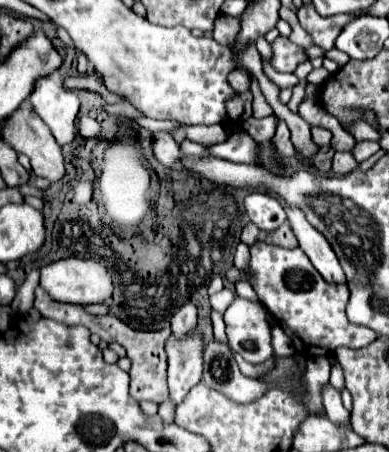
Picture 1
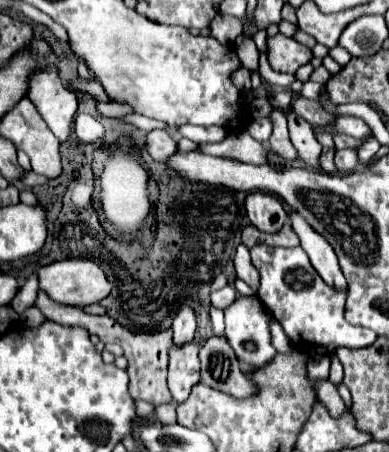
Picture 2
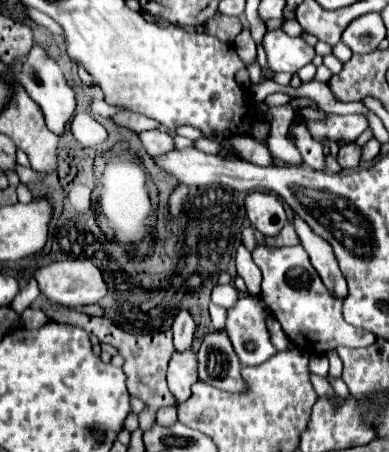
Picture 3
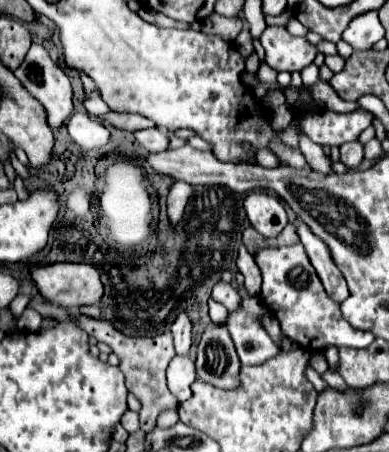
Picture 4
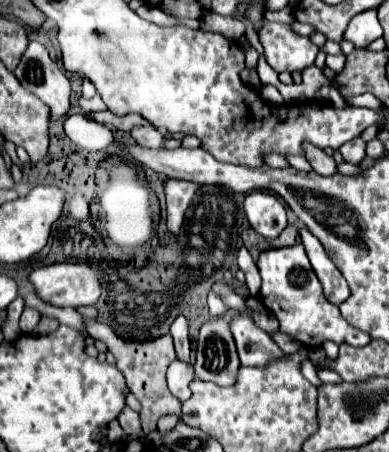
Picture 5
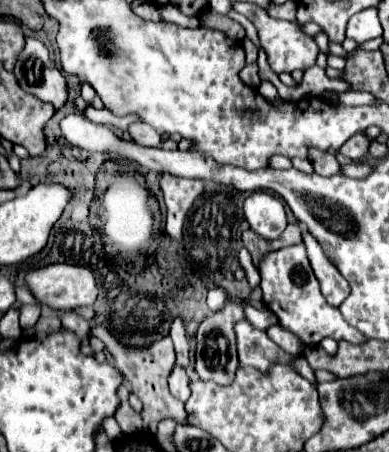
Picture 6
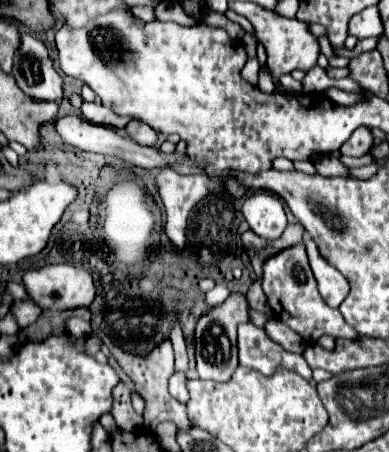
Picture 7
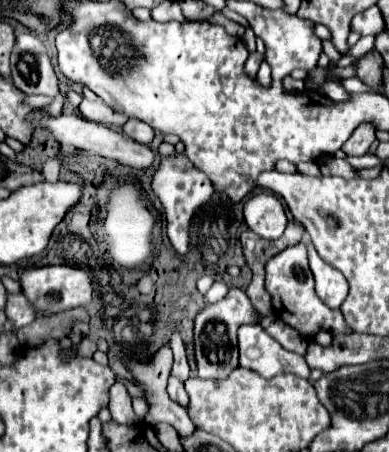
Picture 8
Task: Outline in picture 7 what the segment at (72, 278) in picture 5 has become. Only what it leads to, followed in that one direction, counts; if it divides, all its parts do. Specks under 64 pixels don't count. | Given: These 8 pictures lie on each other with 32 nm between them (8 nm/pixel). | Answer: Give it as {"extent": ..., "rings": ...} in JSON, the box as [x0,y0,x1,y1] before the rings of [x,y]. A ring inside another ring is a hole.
{"extent":[22,264,96,312],"rings":[[[54,264],[54,266],[44,266],[38,270],[28,270],[22,276],[22,284],[24,284],[30,300],[36,306],[40,306],[42,310],[50,310],[50,312],[90,306],[90,302],[94,300],[94,294],[96,294],[90,272],[86,272],[84,268],[70,266],[70,264]]]}

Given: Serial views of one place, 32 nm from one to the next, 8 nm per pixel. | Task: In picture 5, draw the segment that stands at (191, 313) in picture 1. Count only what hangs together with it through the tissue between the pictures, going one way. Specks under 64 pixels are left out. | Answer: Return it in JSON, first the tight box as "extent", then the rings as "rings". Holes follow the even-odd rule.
{"extent":[170,316,190,362],"rings":[[[178,316],[172,326],[170,326],[170,334],[174,338],[174,346],[176,346],[176,356],[182,358],[184,362],[188,362],[190,358],[190,340],[188,340],[188,322],[184,316]]]}

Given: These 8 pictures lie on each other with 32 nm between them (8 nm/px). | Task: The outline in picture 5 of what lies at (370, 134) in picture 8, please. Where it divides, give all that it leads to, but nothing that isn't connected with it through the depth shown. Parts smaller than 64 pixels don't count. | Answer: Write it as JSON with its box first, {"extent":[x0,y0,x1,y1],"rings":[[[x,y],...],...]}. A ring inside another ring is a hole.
{"extent":[340,136,366,164],"rings":[[[356,136],[350,142],[340,146],[340,154],[344,156],[346,162],[360,164],[364,160],[364,156],[366,156],[366,142],[362,140],[362,136]]]}

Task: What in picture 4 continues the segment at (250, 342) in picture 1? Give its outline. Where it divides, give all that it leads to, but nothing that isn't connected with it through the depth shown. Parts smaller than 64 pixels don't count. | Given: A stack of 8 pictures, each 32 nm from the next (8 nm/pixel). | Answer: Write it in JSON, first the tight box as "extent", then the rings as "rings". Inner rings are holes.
{"extent":[226,292,280,366],"rings":[[[244,292],[242,306],[228,316],[226,324],[236,344],[242,366],[260,366],[280,354],[278,344],[266,334],[266,330],[258,322],[258,316],[262,314],[266,314],[266,308],[264,304],[260,304],[260,298]]]}

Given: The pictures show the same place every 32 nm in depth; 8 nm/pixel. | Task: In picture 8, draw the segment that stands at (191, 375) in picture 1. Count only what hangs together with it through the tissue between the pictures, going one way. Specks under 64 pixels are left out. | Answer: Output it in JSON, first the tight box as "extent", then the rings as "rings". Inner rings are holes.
{"extent":[168,378,188,408],"rings":[[[170,378],[170,380],[168,380],[168,394],[170,394],[170,398],[176,400],[182,408],[188,406],[188,394],[186,394],[186,390],[184,390],[182,380],[178,380],[178,378]]]}

